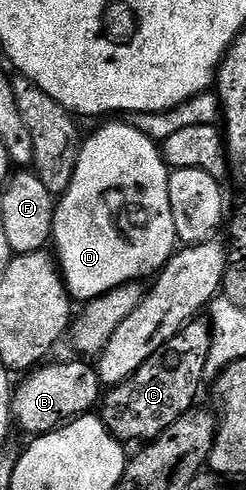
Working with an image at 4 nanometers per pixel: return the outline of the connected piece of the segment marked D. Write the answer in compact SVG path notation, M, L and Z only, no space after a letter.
M108 121L105 127L100 127L92 136L85 138L80 144L80 152L78 153L78 161L74 169L74 177L70 181L67 191L59 196L56 205L56 216L54 217L54 229L52 230L52 243L56 247L55 254L58 256L59 262L62 264L62 274L64 281L68 285L68 294L76 301L87 301L97 299L100 295L110 293L114 289L118 289L127 283L144 281L144 278L155 276L164 270L169 259L172 258L178 247L176 230L174 229L174 213L170 209L170 189L168 188L168 177L170 168L164 161L161 148L158 146L157 140L152 139L146 133L142 133L131 122L128 123L112 123L116 121Z

